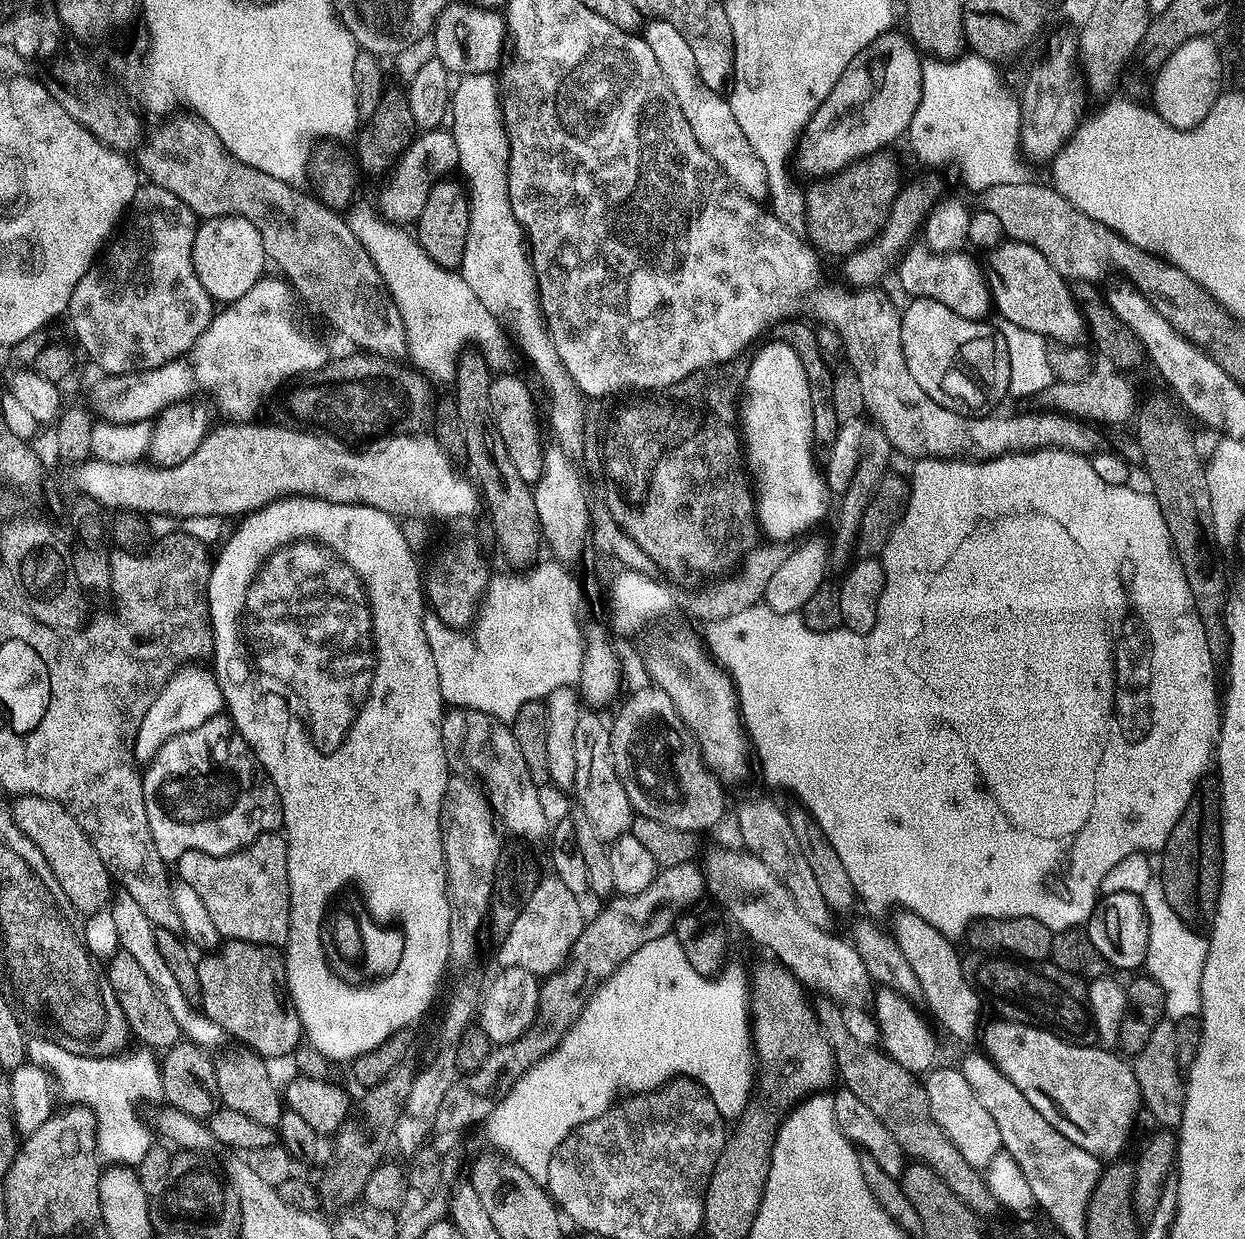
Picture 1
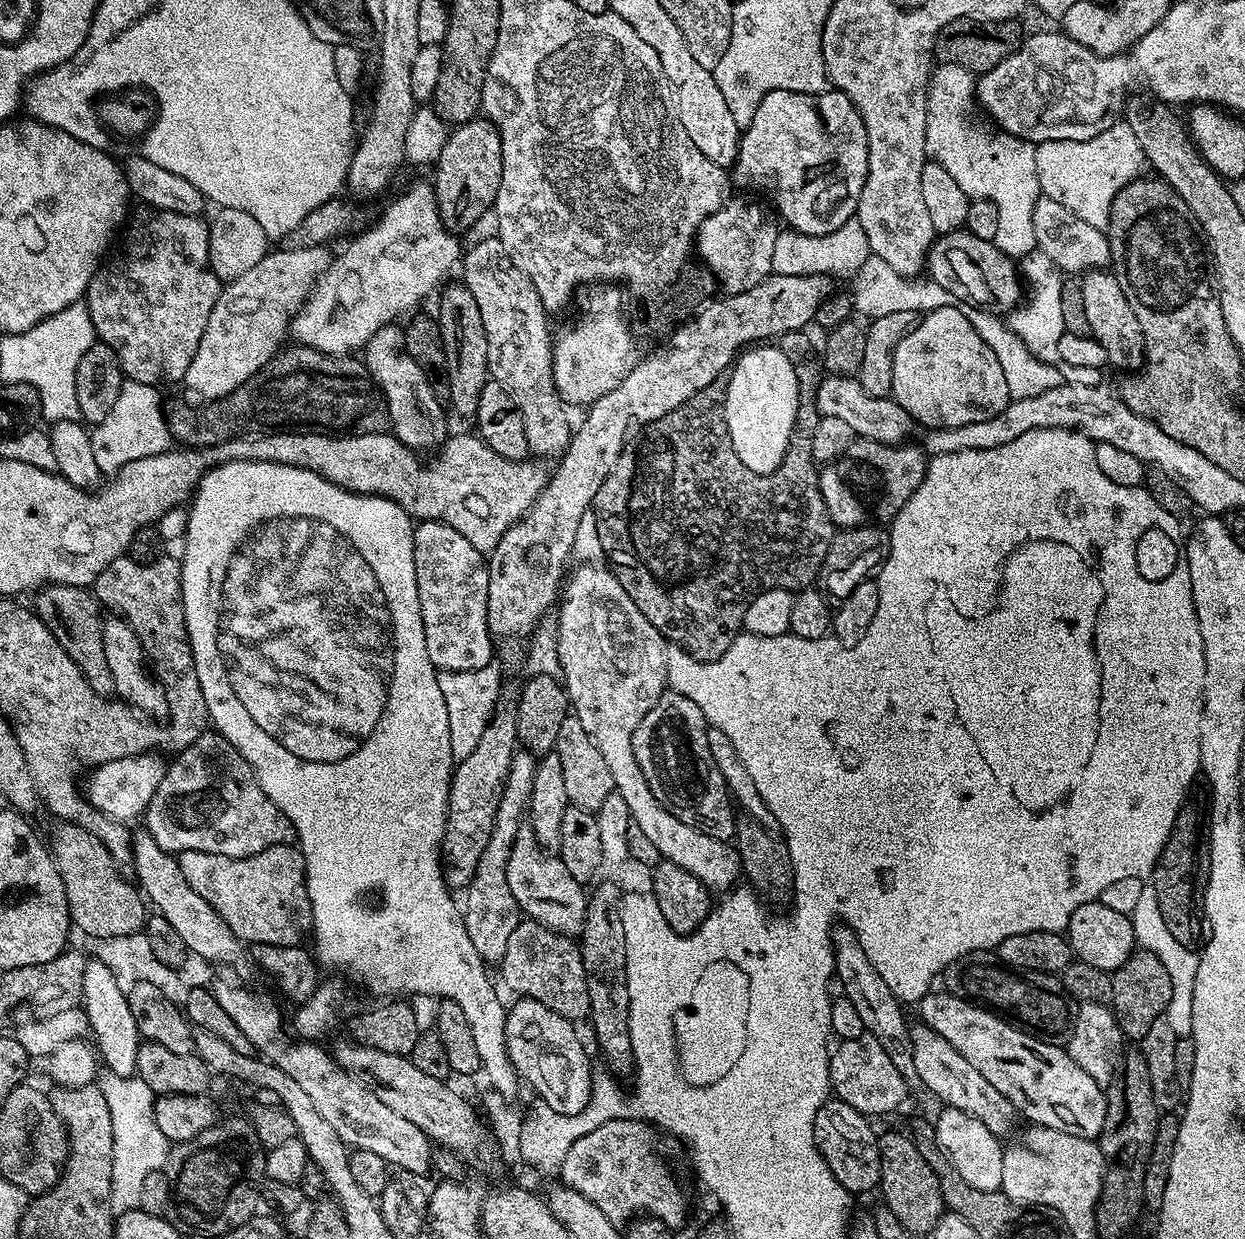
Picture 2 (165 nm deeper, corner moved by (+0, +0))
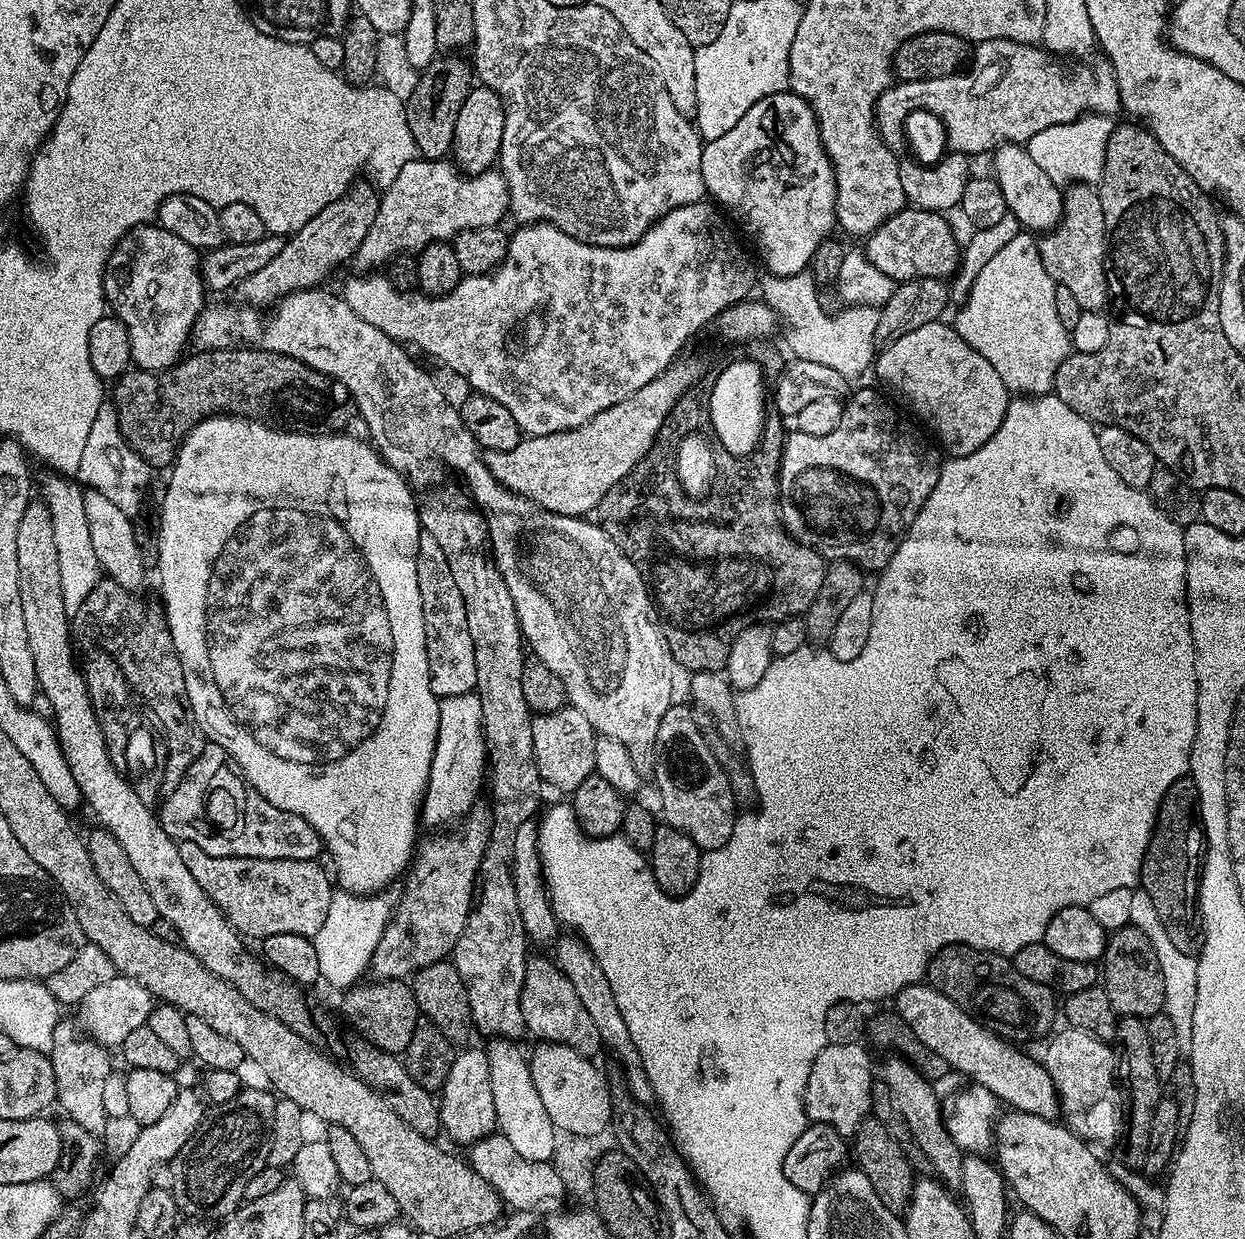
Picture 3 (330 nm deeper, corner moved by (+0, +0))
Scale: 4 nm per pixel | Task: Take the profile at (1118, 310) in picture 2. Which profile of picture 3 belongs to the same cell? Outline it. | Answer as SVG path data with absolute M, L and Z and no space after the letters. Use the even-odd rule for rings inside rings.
M1073 183L1063 195L1064 212L1060 220L1056 227L1048 229L1038 240L1042 266L1046 266L1052 280L1073 292L1081 310L1099 312L1110 300L1106 267L1108 231L1106 218L1102 214L1100 194L1093 185Z

